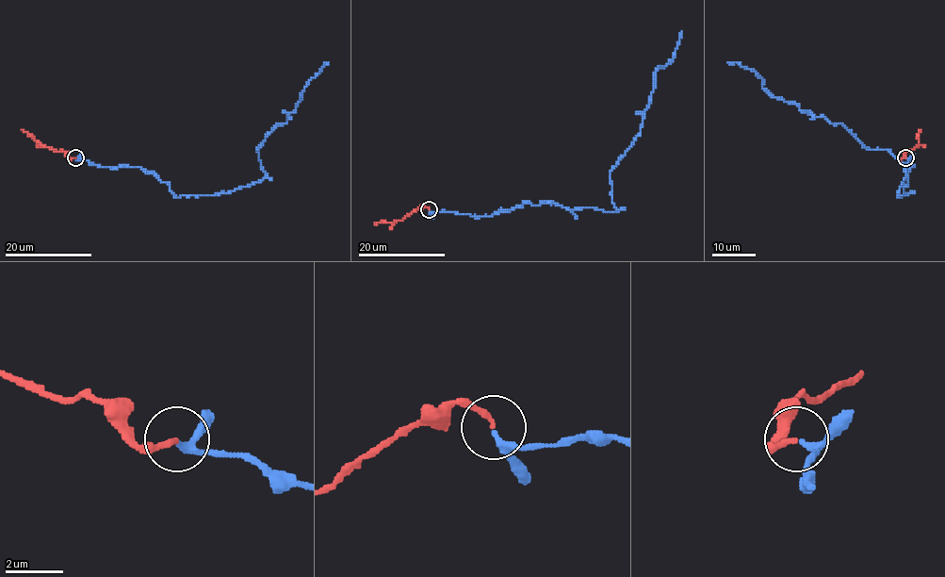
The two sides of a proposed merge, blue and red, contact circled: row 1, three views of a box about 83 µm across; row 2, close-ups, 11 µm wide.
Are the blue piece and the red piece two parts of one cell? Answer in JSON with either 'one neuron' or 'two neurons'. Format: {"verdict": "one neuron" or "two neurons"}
{"verdict": "one neuron"}

